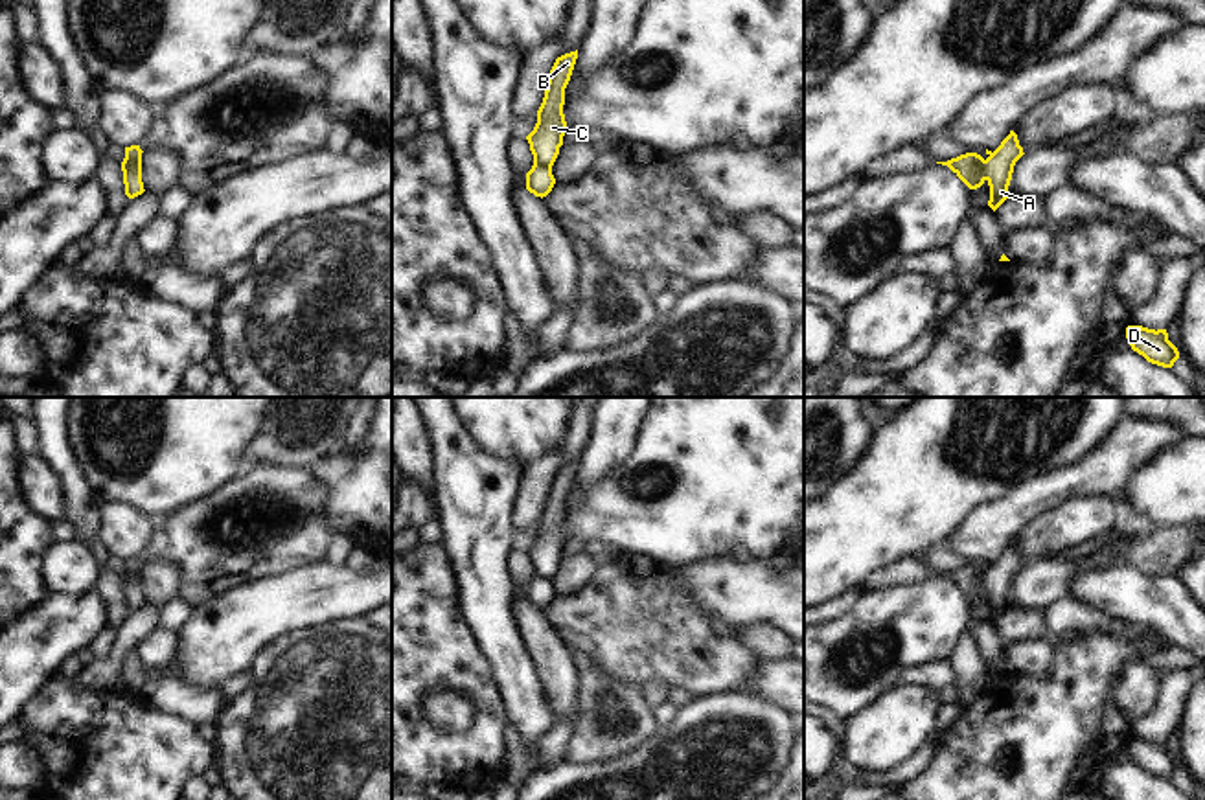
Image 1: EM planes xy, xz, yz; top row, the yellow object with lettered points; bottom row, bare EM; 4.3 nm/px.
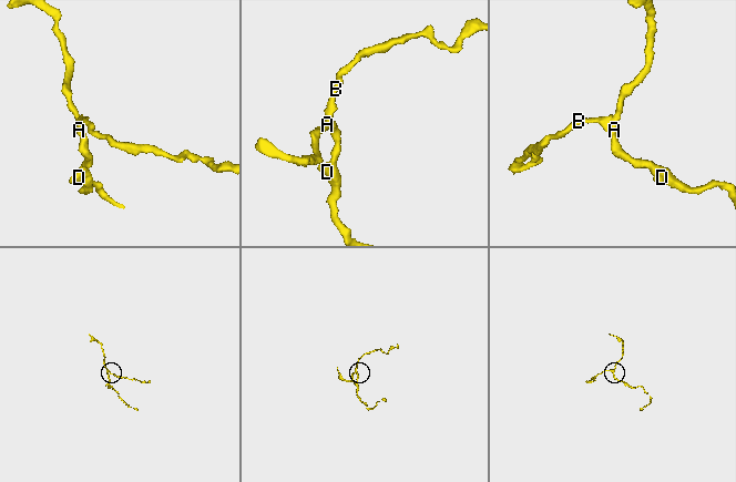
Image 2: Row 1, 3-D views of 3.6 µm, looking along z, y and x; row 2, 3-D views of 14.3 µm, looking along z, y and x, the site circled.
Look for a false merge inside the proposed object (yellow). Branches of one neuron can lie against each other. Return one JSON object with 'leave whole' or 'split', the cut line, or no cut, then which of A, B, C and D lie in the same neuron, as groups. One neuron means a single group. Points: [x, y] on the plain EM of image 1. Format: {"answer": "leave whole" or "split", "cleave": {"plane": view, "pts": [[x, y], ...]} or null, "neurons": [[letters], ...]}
{"answer": "split", "cleave": {"plane": "yz", "pts": [[983, 572], [983, 587], [986, 591]]}, "neurons": [["A", "D"], ["B", "C"]]}

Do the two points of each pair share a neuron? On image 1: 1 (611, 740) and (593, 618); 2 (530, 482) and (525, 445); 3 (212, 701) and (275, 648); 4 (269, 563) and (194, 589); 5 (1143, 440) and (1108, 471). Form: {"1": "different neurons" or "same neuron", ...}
{"1": "different neurons", "2": "different neurons", "3": "different neurons", "4": "same neuron", "5": "same neuron"}

